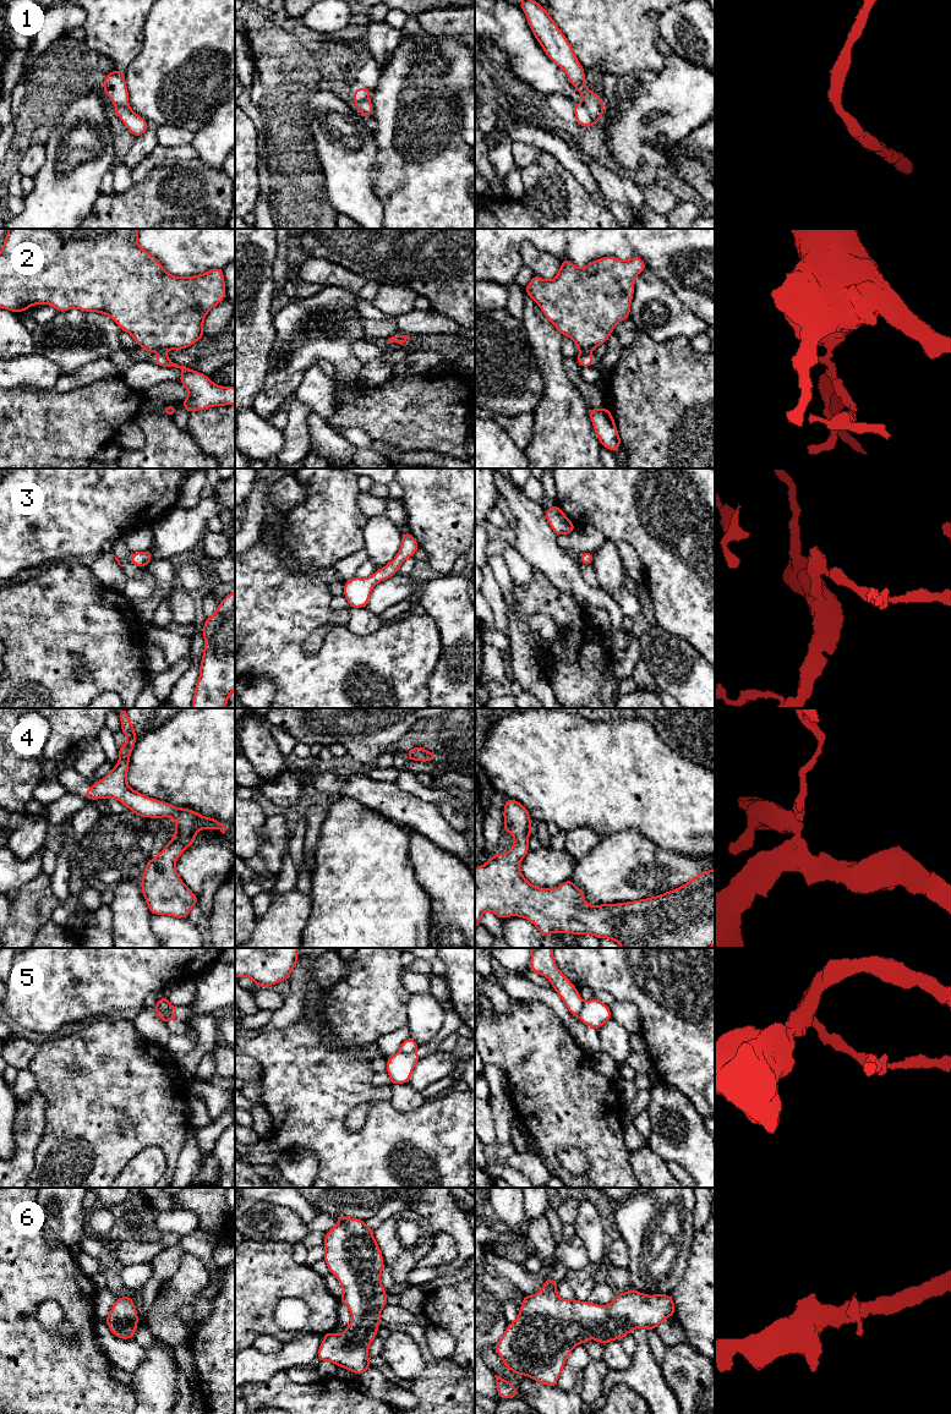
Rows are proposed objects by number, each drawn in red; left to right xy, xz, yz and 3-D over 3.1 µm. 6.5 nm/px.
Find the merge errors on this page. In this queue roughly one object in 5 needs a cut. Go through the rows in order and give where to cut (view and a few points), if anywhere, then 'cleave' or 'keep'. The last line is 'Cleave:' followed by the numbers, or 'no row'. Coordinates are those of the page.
1: no cut | keep
2: yz (590, 350), (580, 352) | cleave
3: no cut | keep
4: no cut | keep
5: xy (156, 1006), (164, 1012), (165, 1020) | cleave
6: no cut | keep
Cleave: 2, 5

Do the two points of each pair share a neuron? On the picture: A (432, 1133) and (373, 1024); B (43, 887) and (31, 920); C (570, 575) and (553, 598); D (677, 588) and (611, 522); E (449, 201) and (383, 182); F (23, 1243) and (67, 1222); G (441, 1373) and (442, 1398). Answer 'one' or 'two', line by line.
A: two
B: one
C: two
D: one
E: one
F: two
G: one

